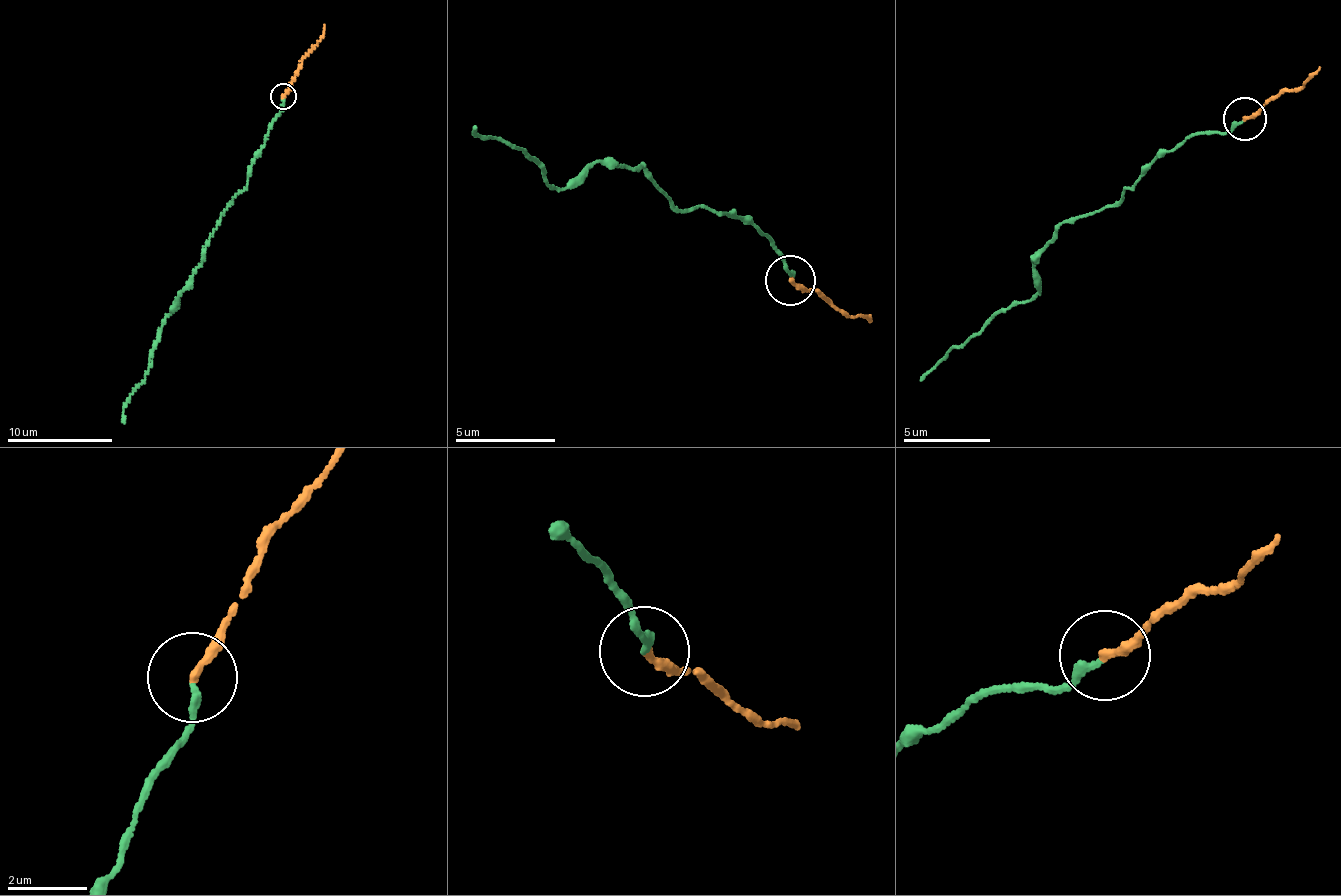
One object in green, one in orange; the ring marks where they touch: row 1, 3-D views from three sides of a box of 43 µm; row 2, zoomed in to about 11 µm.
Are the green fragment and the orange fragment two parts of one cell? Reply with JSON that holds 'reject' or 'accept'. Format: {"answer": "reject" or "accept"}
{"answer": "reject"}

